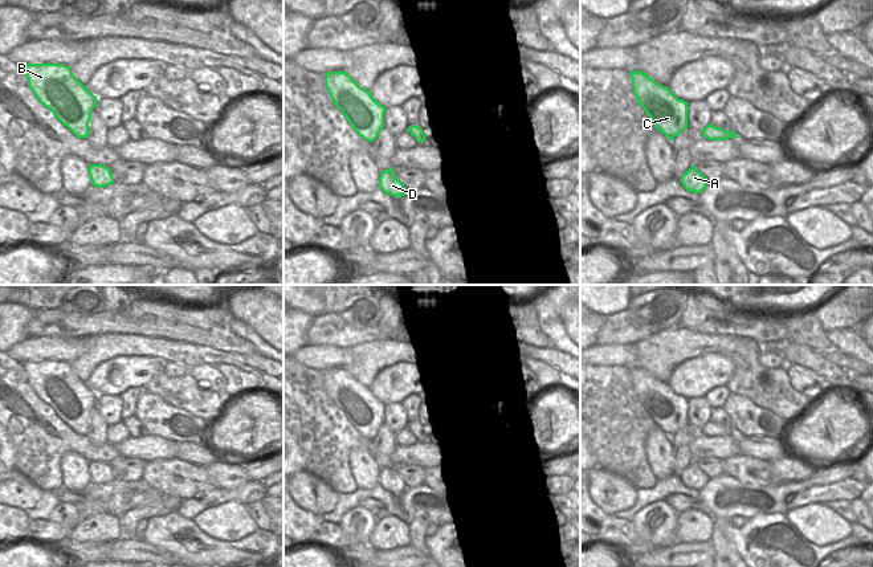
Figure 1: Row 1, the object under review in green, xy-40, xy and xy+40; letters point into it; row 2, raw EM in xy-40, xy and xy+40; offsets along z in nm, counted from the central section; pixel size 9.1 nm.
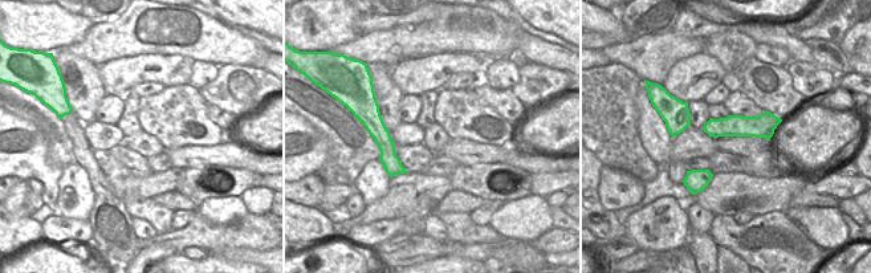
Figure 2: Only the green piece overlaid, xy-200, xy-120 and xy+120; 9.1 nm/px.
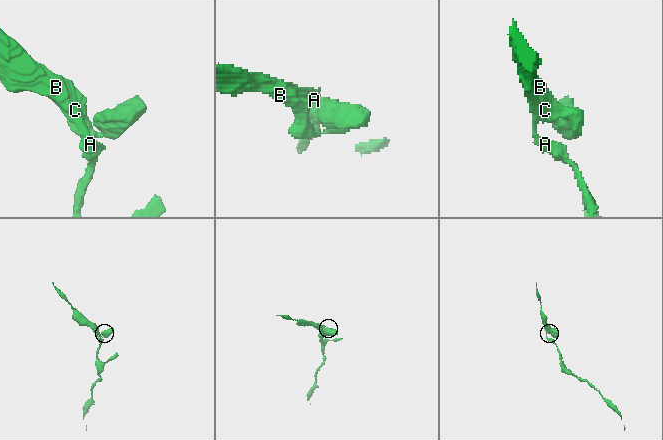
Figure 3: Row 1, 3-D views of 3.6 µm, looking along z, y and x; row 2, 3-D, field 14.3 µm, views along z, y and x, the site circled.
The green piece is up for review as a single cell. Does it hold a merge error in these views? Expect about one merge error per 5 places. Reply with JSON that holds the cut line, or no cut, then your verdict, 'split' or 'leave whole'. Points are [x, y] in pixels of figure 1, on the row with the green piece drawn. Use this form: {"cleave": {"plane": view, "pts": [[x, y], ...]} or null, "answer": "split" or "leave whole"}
{"cleave": null, "answer": "leave whole"}

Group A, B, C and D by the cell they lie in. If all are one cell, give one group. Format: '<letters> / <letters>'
A B C D

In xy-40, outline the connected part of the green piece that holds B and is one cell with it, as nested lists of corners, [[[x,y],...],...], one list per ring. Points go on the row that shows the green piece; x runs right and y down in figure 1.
[[[48,62],[23,68],[28,86],[40,103],[77,138],[86,139],[97,97],[73,76],[70,66]]]

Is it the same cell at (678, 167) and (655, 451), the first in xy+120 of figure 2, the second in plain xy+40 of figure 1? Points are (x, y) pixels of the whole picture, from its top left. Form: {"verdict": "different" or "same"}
{"verdict": "different"}

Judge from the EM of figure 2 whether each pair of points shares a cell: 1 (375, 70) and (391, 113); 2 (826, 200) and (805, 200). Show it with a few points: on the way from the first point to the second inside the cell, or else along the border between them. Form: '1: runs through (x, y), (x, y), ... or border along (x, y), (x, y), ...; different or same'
1: runs through (382, 81), (389, 102); same
2: runs through (821, 200), (810, 200); same

